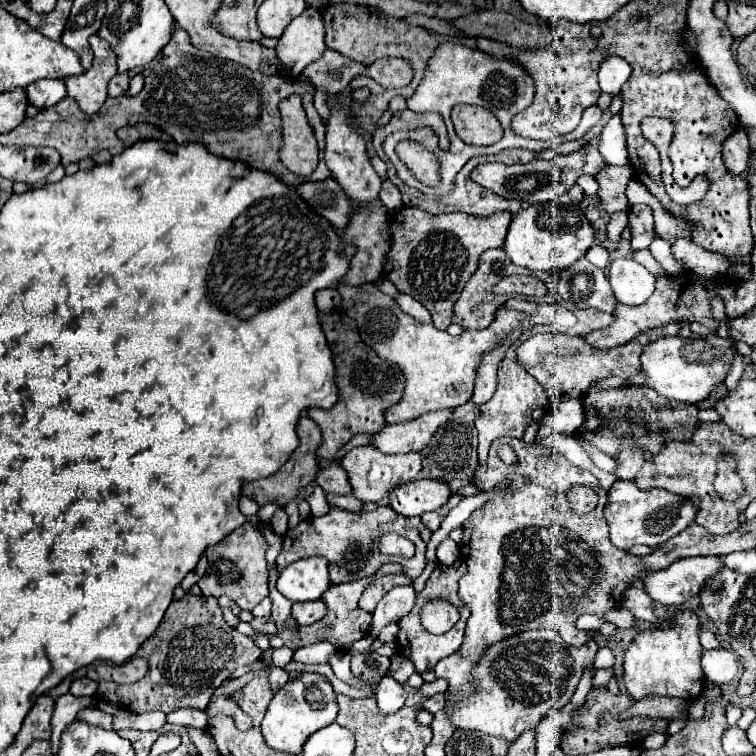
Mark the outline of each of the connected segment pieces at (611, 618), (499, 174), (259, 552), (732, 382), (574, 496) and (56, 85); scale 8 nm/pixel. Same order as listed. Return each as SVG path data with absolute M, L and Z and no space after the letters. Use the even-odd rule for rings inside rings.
M620 606L620 610L610 610L610 614L606 614L606 618L602 618L602 620L616 624L620 630L632 630L634 628L634 616L624 606Z
M584 144L578 152L558 154L554 160L534 160L530 164L514 164L514 166L506 166L506 164L478 164L472 170L470 178L474 182L478 182L480 186L496 192L502 198L516 198L516 200L522 200L526 204L536 204L536 202L552 200L552 198L568 192L576 184L578 176L582 176L582 174L596 176L596 174L602 172L602 168L606 168L606 162L604 162L602 154L598 152L598 144ZM528 188L544 190L544 192L528 192Z
M244 522L238 530L228 534L228 538L224 538L222 542L206 550L210 566L204 578L198 582L198 586L202 588L202 594L214 596L214 598L228 596L240 608L252 610L262 598L268 596L268 568L266 568L266 558L264 558L268 548L270 546L264 534L258 530L258 526L254 526L252 522Z
M738 356L738 362L734 362L734 370L730 370L730 374L726 378L726 388L728 390L734 390L738 386L738 382L742 378L742 372L744 372L744 368L742 368L742 356Z
M572 486L566 492L570 510L574 510L574 514L586 514L592 512L598 504L598 494L594 494L596 490L590 486Z
M38 80L26 88L26 94L30 104L38 108L50 108L66 98L66 86L64 80Z

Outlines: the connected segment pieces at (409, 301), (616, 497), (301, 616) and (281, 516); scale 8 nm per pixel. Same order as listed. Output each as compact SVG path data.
M398 292L398 294L394 296L394 300L396 300L396 304L398 304L406 314L414 316L416 320L420 320L420 322L428 322L428 320L430 320L430 312L428 312L418 300L414 300L412 296L408 296L408 294L404 294L404 292Z
M618 480L610 492L606 502L606 522L610 528L610 542L620 550L630 550L634 544L658 546L670 540L674 534L680 534L694 520L694 506L686 502L686 498L678 498L666 490L650 490L642 492L632 482Z
M314 600L314 602L298 602L292 606L292 616L296 618L296 622L300 626L306 624L314 624L318 620L322 620L328 614L326 602L324 600Z
M282 508L274 514L274 518L272 518L272 528L274 528L276 534L284 534L284 532L288 530L288 516L286 516L286 512L284 512Z

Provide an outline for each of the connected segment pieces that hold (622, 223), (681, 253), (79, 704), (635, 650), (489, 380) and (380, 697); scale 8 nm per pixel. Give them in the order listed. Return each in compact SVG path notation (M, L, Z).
M618 212L618 214L614 214L614 216L610 218L610 222L608 222L608 226L606 226L606 234L608 234L608 240L610 240L612 244L618 244L618 242L620 242L620 234L622 234L622 230L626 228L626 224L628 224L626 212Z
M684 238L676 240L672 244L672 254L682 266L686 266L696 274L702 274L702 276L726 274L726 262L722 254L710 254L708 250L702 250L690 240L684 240Z
M64 694L56 700L56 710L54 710L54 716L52 716L52 744L54 744L54 750L58 750L58 740L60 740L60 734L62 730L76 720L78 712L92 706L94 698L76 698L72 694Z
M676 612L672 630L640 632L624 656L624 686L634 700L646 696L676 696L694 700L704 688L704 674L700 668L700 622L694 612Z
M498 348L484 354L482 358L482 364L480 364L480 370L478 370L478 376L476 376L476 384L474 384L474 396L472 396L472 402L474 404L484 404L488 402L488 398L494 394L494 390L498 388L498 366L500 366L500 356L498 356Z
M386 676L376 686L376 700L378 700L378 710L382 714L394 714L394 712L398 712L404 706L406 690L394 678Z

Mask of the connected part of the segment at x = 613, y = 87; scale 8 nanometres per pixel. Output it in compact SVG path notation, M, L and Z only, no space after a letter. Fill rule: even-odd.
M606 56L600 62L600 70L598 70L598 82L600 82L602 92L608 92L610 96L618 94L622 84L630 78L630 72L632 72L632 68L624 58Z

